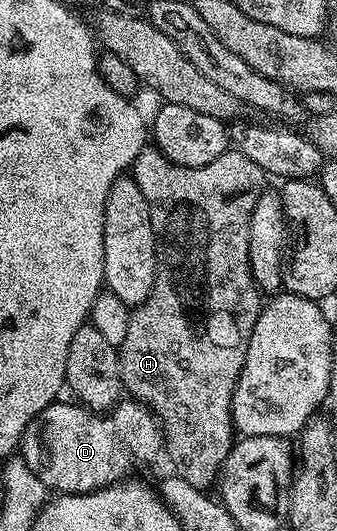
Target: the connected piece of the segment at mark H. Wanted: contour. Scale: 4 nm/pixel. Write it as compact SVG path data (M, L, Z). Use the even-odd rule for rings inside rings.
M147 148L136 156L132 167L132 177L134 183L140 188L140 192L144 192L144 200L150 203L150 223L156 248L156 264L154 265L156 276L150 295L142 301L142 305L131 309L128 332L125 333L124 340L118 346L122 388L131 399L139 400L157 415L162 427L164 454L165 457L170 457L170 462L174 465L173 473L179 478L188 480L188 484L205 491L217 483L222 464L236 441L236 431L232 420L232 392L236 388L240 368L244 368L246 363L246 345L250 339L250 333L264 305L263 295L252 280L250 271L248 220L252 220L252 208L256 208L256 200L262 195L263 190L267 189L268 175L264 170L261 174L202 174L202 167L178 166L172 160L165 158L157 148Z

